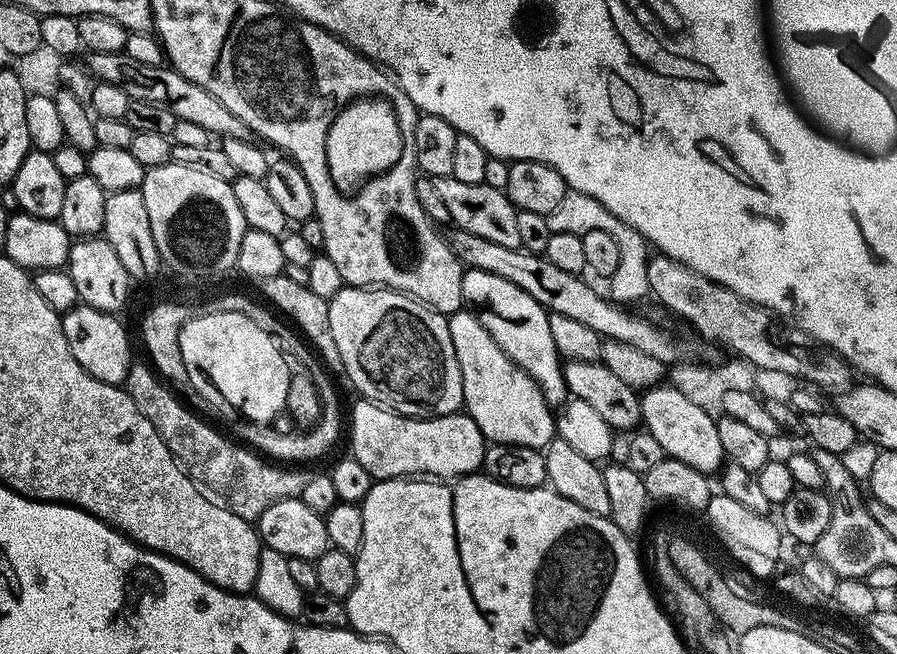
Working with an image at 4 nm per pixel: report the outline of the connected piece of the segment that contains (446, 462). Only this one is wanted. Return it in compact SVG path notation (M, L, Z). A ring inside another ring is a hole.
M363 398L357 399L357 404L352 408L352 452L351 459L362 462L362 466L366 466L366 470L376 480L399 480L401 478L459 478L462 476L471 476L481 471L484 463L484 449L486 441L482 430L478 430L478 426L463 411L456 412L452 416L431 416L429 420L421 420L410 416L400 416L397 412L392 411L387 406L381 406L371 400Z

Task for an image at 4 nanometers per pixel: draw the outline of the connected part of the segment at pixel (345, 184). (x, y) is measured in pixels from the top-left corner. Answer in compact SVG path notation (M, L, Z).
M377 97L355 100L336 116L327 132L327 166L331 180L340 191L355 191L368 179L393 168L403 149L397 116L388 101Z

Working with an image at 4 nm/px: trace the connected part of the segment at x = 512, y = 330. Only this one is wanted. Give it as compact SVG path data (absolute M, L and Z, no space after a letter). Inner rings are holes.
M467 269L462 278L462 294L465 305L482 322L490 338L542 390L542 398L546 398L549 406L563 405L569 399L568 387L562 357L550 334L548 309L534 302L526 290L518 290L514 282L506 282L498 274L486 274L486 270Z

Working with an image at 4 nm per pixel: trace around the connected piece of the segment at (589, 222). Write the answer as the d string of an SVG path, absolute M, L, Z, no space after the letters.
M568 191L562 198L562 203L555 210L550 210L550 214L546 216L546 226L550 226L550 230L554 232L565 232L566 234L578 234L584 236L590 230L606 230L606 234L612 235L614 242L618 242L618 250L622 250L622 254L626 258L636 256L636 284L616 284L610 291L611 299L617 304L632 306L635 300L640 300L645 295L651 293L650 274L648 273L648 262L650 259L650 245L647 240L642 240L638 234L638 230L634 230L630 226L626 226L626 222L622 222L622 218L610 214L610 210L606 210L606 206L602 206L602 202L597 202L595 198L590 198L590 194L582 194L581 192Z

